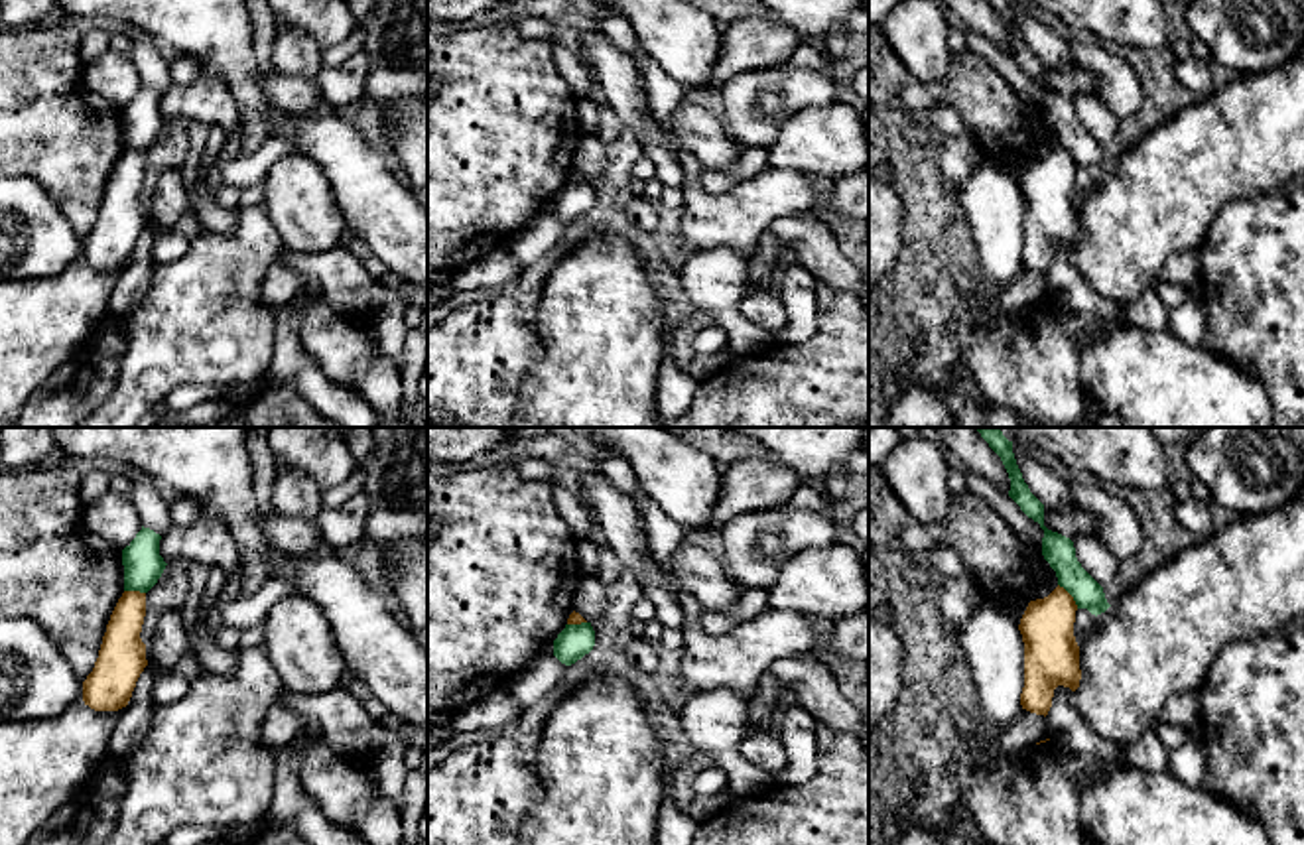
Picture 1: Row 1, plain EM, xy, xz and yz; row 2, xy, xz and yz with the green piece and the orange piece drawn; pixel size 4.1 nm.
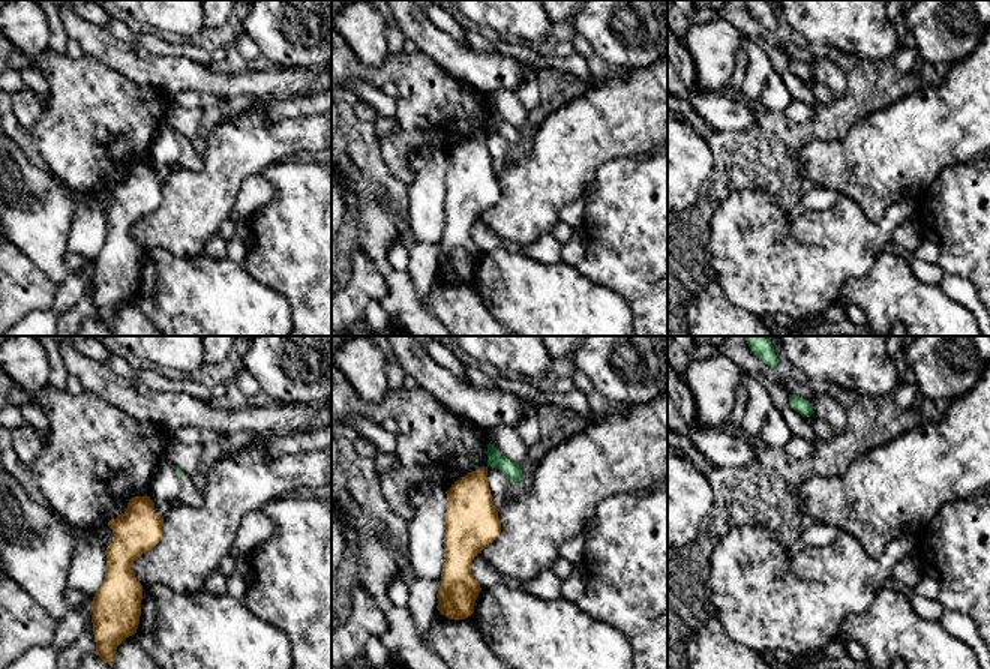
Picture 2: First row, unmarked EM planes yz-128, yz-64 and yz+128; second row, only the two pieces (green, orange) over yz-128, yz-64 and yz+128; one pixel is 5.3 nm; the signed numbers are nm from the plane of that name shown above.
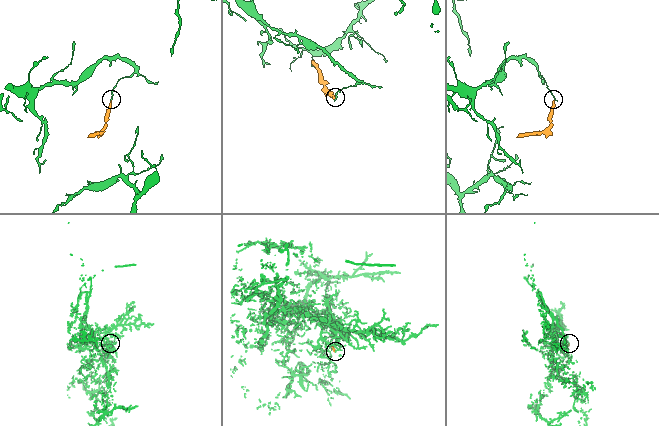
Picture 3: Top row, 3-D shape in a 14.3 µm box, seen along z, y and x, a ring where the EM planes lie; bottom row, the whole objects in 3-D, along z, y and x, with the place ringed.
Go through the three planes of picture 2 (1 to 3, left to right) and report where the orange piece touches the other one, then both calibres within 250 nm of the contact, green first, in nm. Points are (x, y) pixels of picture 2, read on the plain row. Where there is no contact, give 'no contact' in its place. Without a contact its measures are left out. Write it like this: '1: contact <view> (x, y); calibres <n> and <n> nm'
1: no contact
2: no contact
3: no contact

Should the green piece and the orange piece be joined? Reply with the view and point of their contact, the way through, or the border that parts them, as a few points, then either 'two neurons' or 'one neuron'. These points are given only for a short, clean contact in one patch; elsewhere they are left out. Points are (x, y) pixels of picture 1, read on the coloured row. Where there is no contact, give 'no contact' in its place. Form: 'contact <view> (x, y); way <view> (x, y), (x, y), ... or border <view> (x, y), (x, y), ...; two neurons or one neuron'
contact yz (1070, 593); border yz (1058, 584), (1078, 607); two neurons

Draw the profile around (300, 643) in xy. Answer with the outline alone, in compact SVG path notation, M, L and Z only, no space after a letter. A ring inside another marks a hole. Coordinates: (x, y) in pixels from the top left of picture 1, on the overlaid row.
M290 593L276 601L264 620L264 636L264 654L284 689L323 693L345 685L345 656L323 609L311 599Z

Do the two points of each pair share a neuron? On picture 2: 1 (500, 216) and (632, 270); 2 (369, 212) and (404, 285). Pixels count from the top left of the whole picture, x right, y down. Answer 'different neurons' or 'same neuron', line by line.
1: different neurons
2: same neuron

